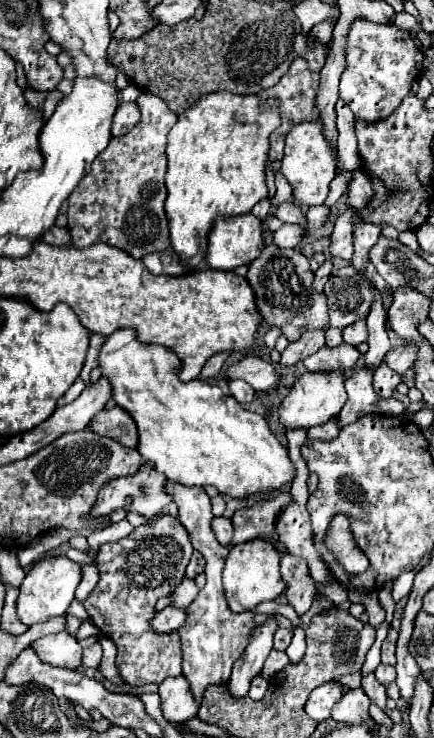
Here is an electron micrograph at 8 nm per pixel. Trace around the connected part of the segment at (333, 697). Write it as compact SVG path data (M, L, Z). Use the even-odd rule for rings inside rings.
M328 681L328 683L316 687L306 703L308 717L312 717L316 721L328 719L332 707L342 699L342 695L344 695L344 685L340 681Z

